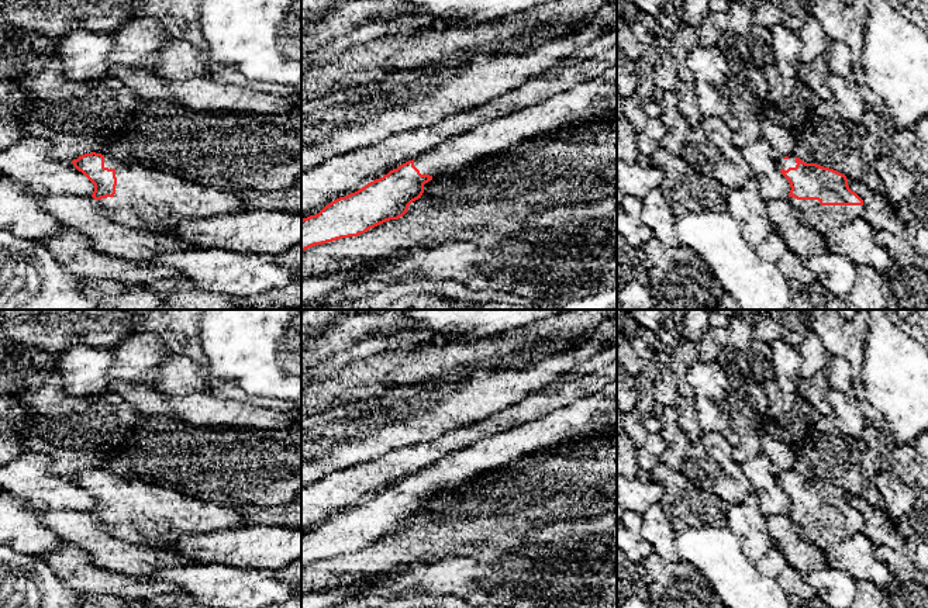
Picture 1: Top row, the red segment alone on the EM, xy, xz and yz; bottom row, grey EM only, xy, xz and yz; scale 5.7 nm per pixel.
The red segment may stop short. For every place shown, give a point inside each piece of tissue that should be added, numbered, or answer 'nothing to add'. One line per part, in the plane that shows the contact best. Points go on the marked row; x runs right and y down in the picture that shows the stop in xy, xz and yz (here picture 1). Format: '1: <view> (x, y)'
1: yz (823, 218)

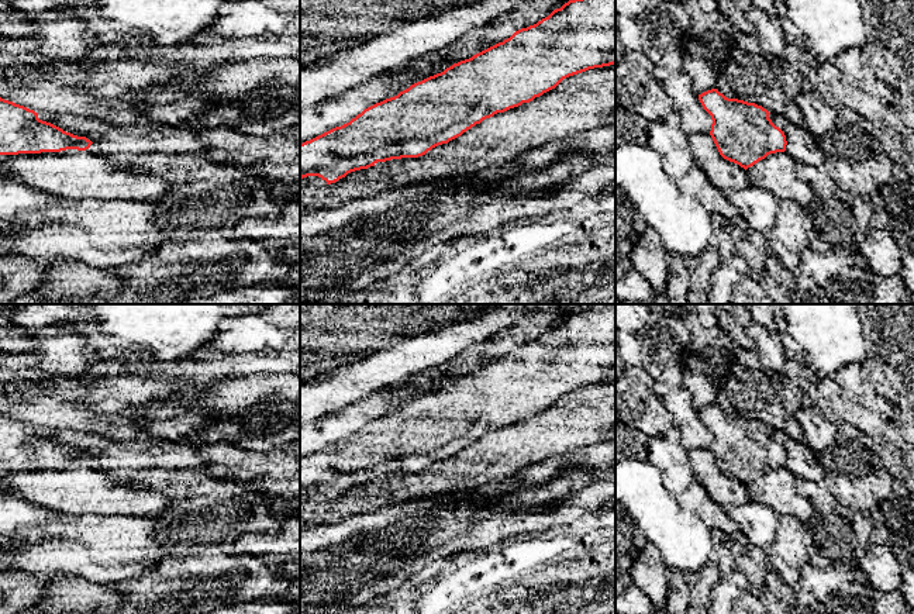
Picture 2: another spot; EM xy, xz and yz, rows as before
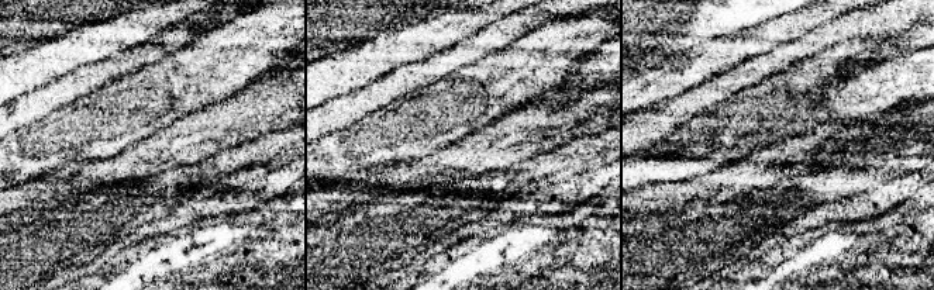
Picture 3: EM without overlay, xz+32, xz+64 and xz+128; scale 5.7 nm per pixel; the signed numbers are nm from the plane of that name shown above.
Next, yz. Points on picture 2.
nothing to add

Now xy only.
nothing to add

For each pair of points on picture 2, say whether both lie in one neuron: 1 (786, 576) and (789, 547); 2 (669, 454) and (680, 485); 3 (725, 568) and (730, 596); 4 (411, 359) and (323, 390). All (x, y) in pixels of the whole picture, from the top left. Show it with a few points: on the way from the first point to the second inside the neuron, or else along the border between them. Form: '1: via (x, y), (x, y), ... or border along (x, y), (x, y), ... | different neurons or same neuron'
1: via (787, 569), (787, 554) | same neuron
2: via (672, 461), (676, 478) | same neuron
3: border along (721, 576), (727, 579) | different neurons
4: via (389, 366), (366, 373), (345, 385) | same neuron

